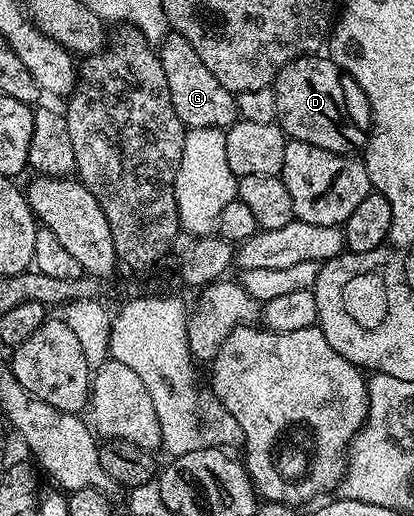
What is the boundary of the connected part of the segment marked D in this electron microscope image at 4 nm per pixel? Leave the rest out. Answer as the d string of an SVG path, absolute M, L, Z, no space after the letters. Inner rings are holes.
M320 53L301 55L276 74L276 81L271 86L276 97L275 122L289 140L297 139L342 156L355 156L366 146L366 131L352 120L348 112L345 80L340 68L331 58L324 56L323 59L322 56Z

